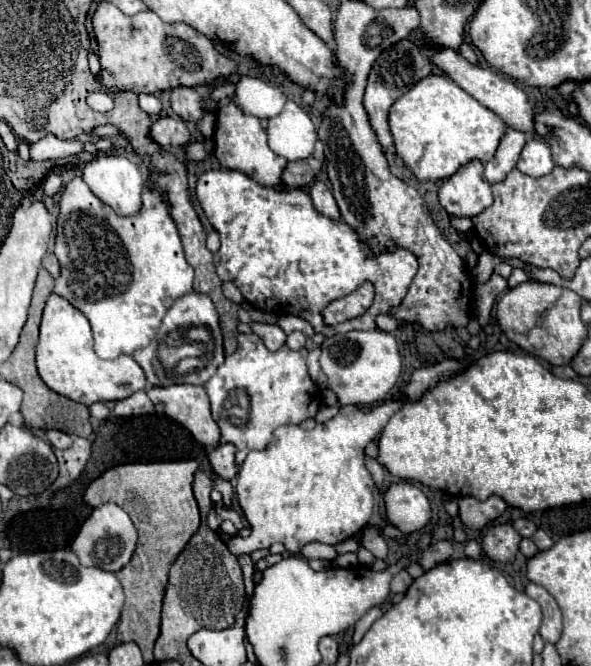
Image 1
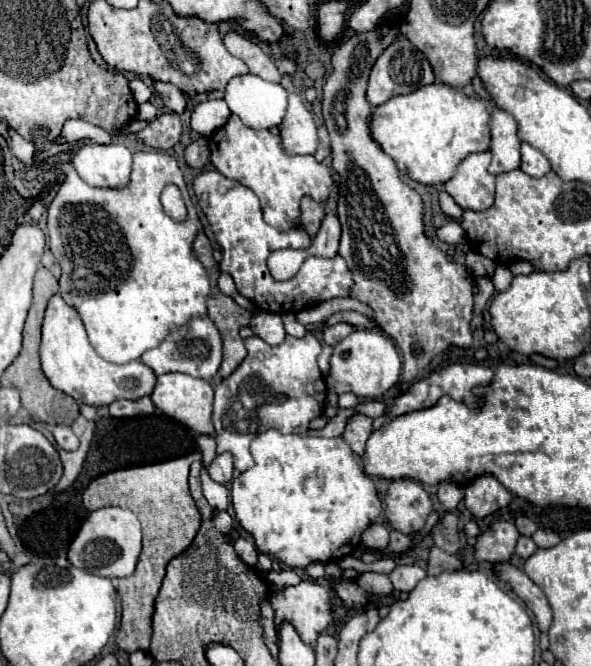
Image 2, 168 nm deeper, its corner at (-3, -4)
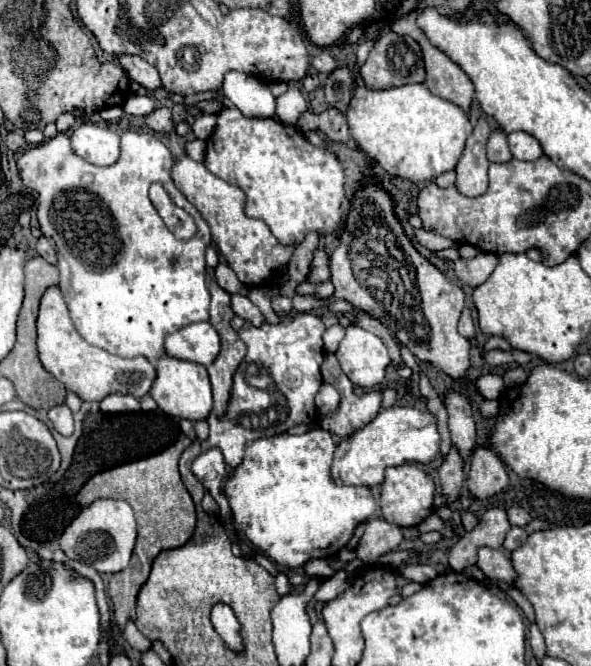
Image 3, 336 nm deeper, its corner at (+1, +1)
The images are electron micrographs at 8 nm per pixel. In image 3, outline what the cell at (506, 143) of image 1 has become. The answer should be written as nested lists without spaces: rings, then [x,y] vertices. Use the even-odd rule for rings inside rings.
[[[492,132],[488,140],[488,160],[490,162],[510,162],[512,154],[508,150],[506,134],[504,132]]]

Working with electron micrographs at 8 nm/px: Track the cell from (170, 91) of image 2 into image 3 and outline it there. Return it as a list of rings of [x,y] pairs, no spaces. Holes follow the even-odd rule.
[[[122,54],[122,56],[118,56],[118,62],[126,70],[128,78],[134,80],[134,82],[138,82],[146,90],[160,88],[158,70],[152,64],[148,64],[146,60],[142,60],[140,56],[126,56],[126,54]]]

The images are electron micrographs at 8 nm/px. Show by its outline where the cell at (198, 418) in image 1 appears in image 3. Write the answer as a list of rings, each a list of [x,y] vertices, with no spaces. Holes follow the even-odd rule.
[[[162,356],[156,364],[156,380],[150,390],[150,396],[156,400],[162,412],[174,418],[186,418],[186,420],[206,420],[212,410],[212,390],[210,390],[210,378],[202,364],[178,360],[172,356]]]

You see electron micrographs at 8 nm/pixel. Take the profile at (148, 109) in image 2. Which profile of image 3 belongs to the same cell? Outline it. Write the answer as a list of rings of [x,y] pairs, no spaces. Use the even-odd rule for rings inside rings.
[[[136,94],[128,98],[124,104],[124,112],[134,114],[134,116],[148,116],[152,110],[154,110],[154,100],[144,94]]]

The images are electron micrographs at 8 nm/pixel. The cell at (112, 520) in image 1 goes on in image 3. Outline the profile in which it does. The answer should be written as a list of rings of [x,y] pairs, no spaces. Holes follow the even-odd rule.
[[[108,498],[108,502],[106,500],[92,502],[78,514],[78,518],[74,518],[74,522],[64,530],[60,538],[60,548],[70,560],[86,564],[98,570],[100,574],[114,574],[128,566],[134,542],[136,542],[136,520],[130,504],[124,500],[114,502],[112,498]]]

